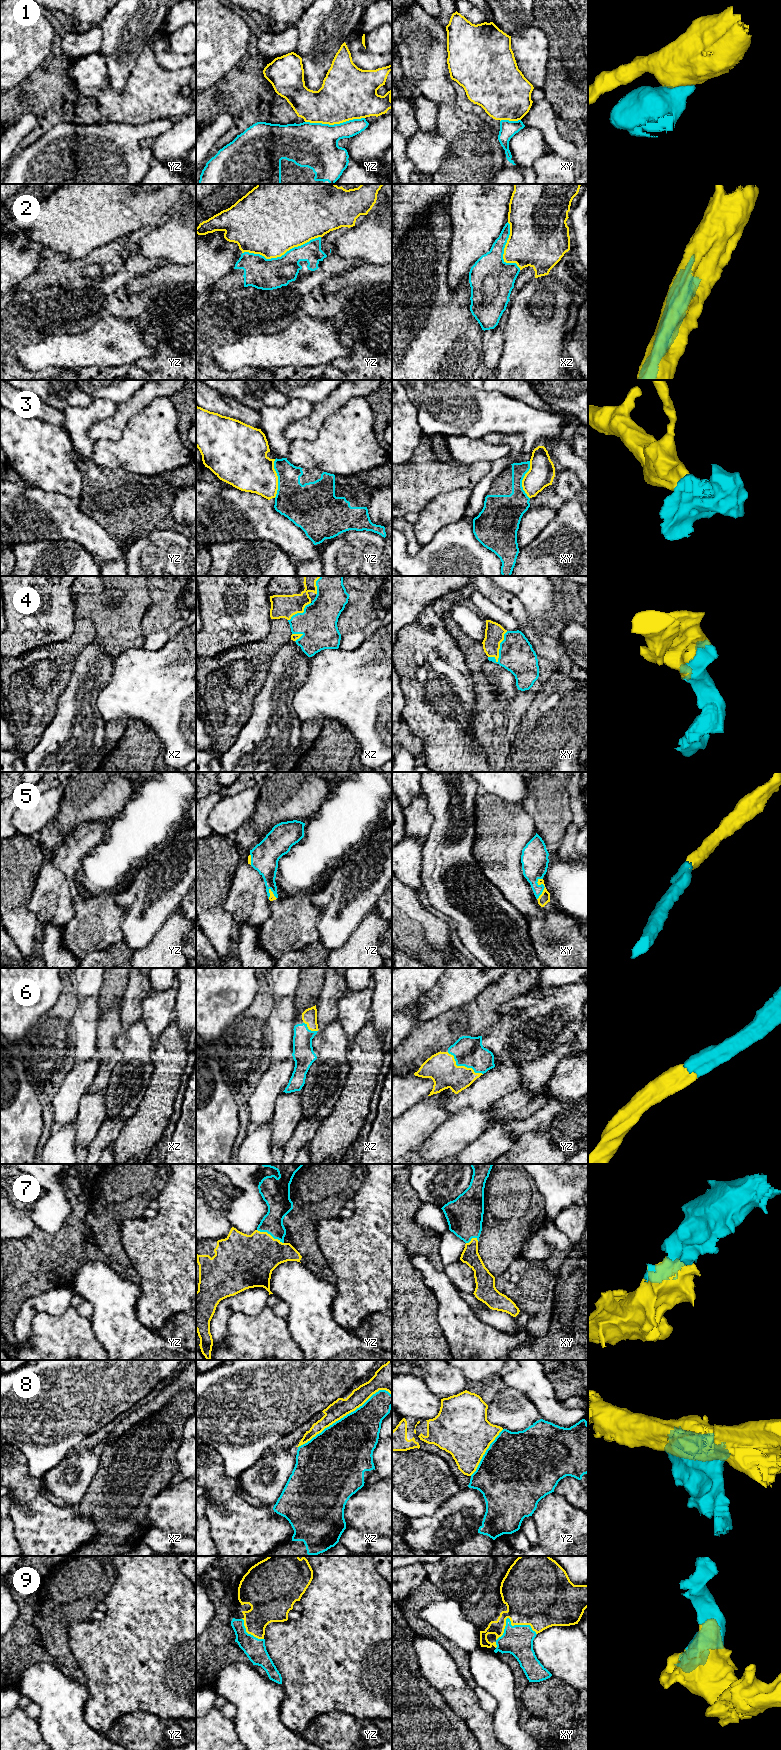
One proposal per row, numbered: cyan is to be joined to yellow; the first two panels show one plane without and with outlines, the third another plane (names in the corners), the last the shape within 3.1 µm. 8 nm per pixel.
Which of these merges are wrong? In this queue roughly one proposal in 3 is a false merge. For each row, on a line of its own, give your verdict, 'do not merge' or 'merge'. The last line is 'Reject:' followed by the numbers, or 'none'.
1: do not merge
2: do not merge
3: do not merge
4: merge
5: merge
6: merge
7: merge
8: do not merge
9: merge
Reject: 1, 2, 3, 8

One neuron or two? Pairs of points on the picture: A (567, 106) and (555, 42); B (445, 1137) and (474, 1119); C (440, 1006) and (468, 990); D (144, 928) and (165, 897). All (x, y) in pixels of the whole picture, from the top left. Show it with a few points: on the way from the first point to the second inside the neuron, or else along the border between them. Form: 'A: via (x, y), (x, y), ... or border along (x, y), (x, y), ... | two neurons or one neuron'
A: via (567, 90), (561, 65), (555, 58) | one neuron
B: via (452, 1136), (467, 1126) | one neuron
C: via (447, 999), (456, 990), (461, 990) | one neuron
D: via (144, 920), (157, 905) | one neuron

